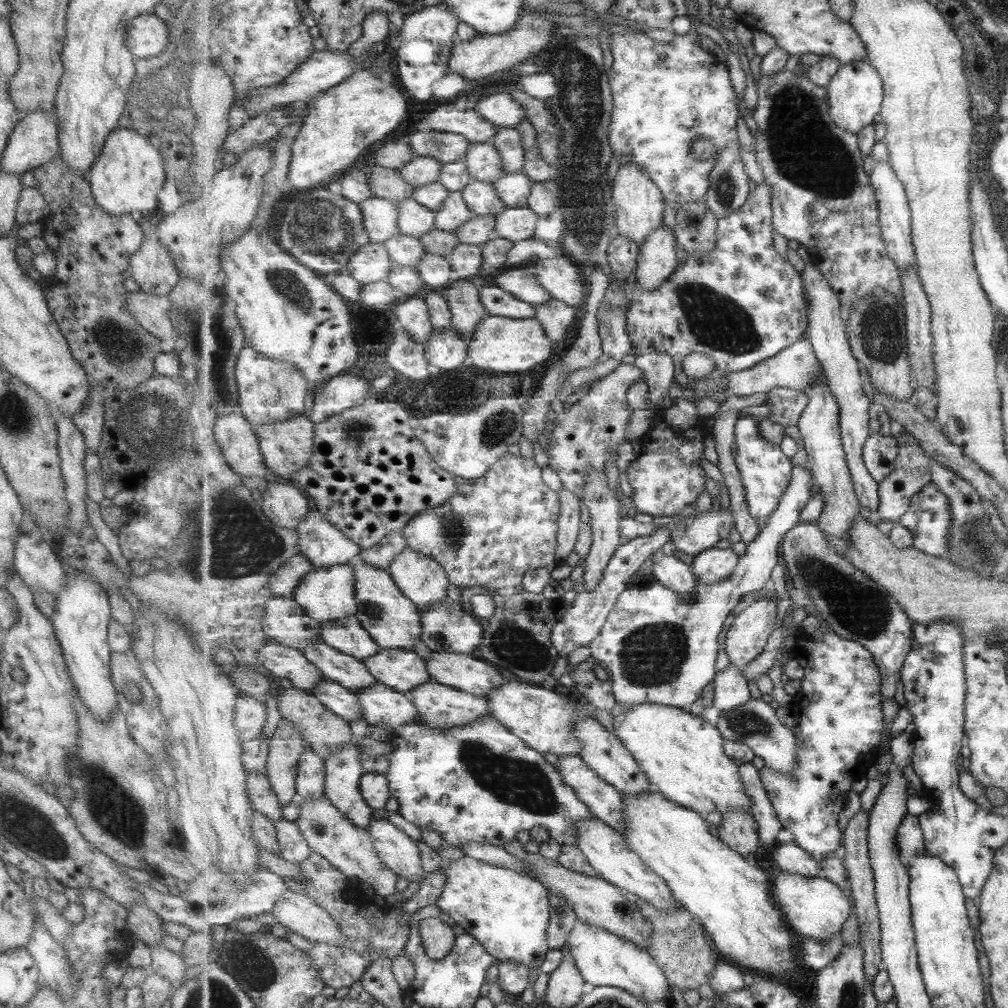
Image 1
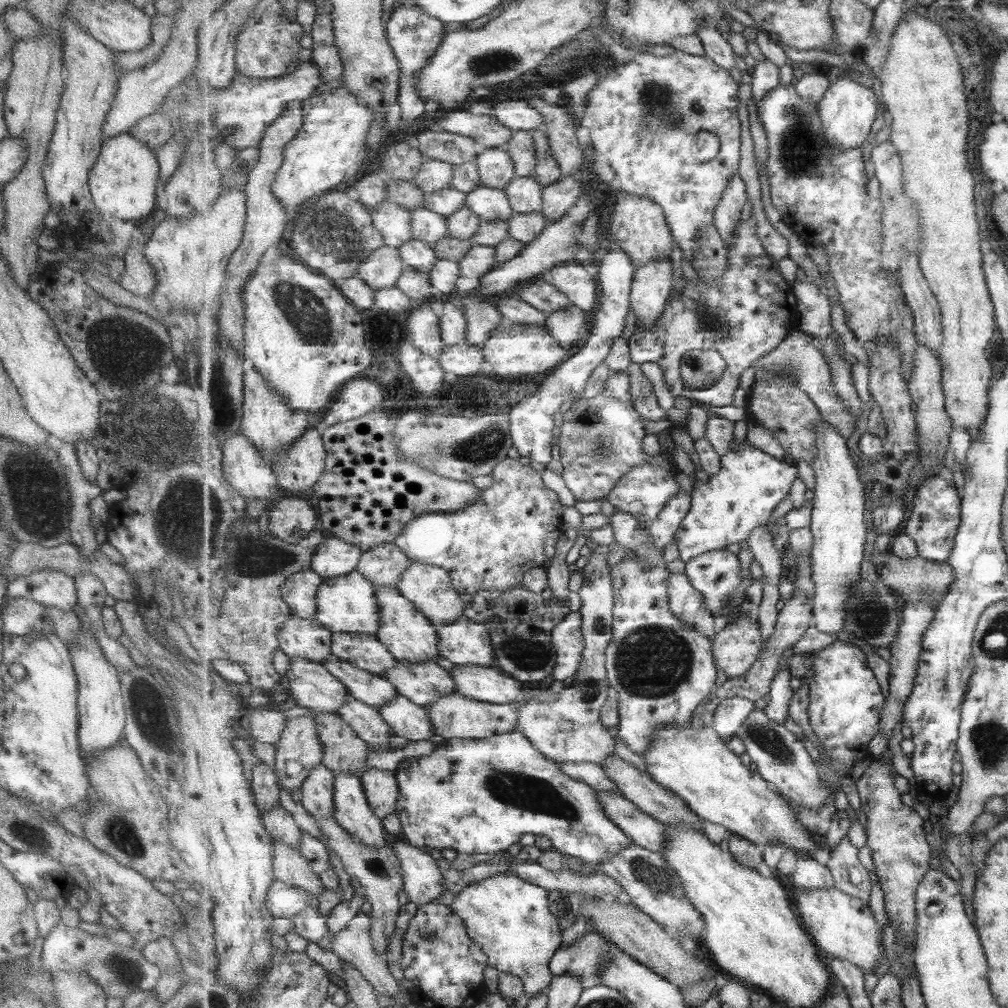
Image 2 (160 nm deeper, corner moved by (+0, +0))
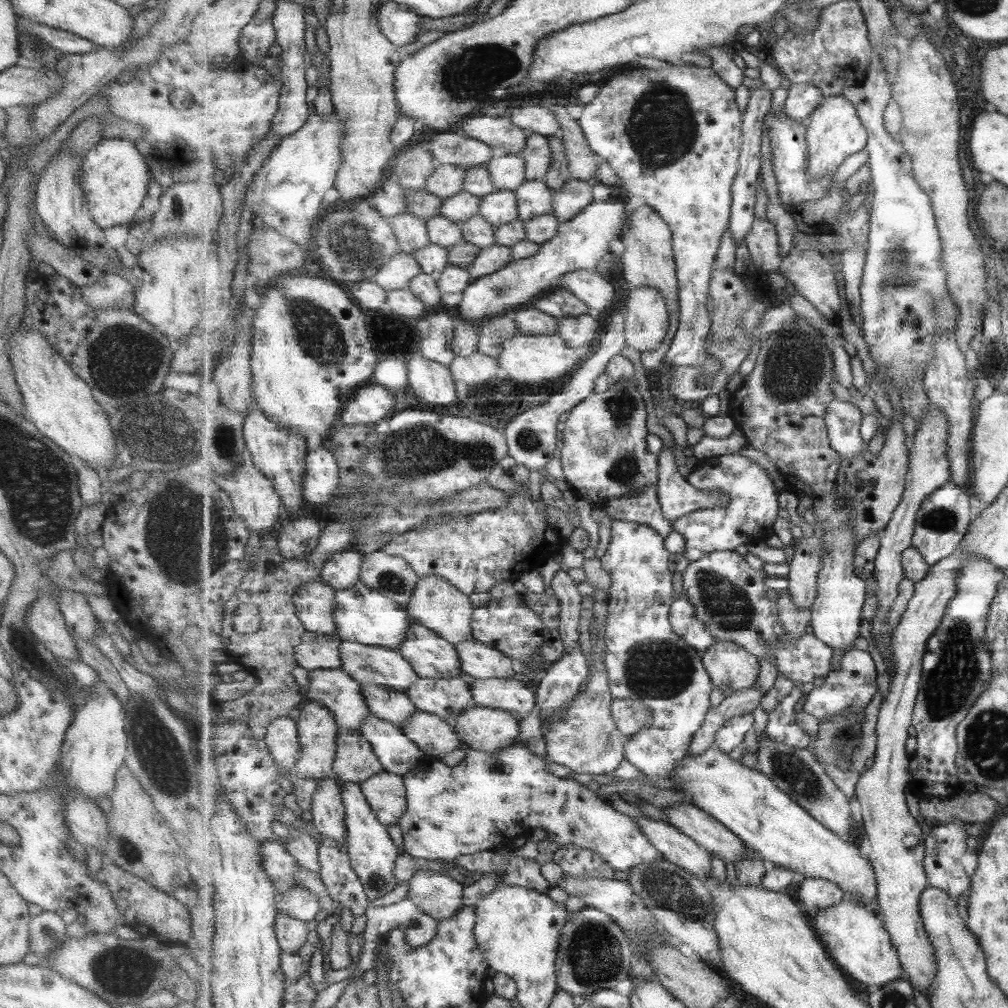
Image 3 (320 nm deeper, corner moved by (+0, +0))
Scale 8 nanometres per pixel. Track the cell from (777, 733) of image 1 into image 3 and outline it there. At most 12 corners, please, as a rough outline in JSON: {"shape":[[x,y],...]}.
{"shape":[[764,737],[760,771],[833,832],[853,832],[849,798],[809,749]]}

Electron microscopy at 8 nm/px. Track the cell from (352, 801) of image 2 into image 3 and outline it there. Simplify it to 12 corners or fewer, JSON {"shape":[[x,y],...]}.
{"shape":[[360,783],[342,797],[351,866],[370,900],[395,890],[402,849]]}

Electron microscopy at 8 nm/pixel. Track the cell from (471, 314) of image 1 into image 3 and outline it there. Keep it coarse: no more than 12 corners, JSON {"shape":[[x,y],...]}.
{"shape":[[508,314],[483,320],[479,350],[496,359],[519,334]]}

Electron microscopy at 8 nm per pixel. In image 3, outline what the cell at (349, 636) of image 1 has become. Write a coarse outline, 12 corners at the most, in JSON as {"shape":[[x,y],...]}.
{"shape":[[342,642],[342,669],[361,685],[407,693],[419,681],[399,651]]}

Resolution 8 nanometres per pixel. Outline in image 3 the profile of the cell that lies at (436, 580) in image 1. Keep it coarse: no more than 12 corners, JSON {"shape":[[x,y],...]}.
{"shape":[[420,578],[406,611],[456,646],[473,641],[471,598]]}

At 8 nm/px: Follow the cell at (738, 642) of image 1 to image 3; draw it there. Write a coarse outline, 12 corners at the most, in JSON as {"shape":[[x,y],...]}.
{"shape":[[716,642],[703,659],[725,696],[755,687],[760,660]]}

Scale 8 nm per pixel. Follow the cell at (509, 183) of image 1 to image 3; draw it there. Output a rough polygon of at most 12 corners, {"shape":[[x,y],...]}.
{"shape":[[532,180],[514,192],[520,219],[553,213],[554,190]]}

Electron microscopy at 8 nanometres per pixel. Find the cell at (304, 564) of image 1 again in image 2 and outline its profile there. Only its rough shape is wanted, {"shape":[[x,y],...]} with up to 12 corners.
{"shape":[[312,568],[282,586],[299,618],[317,620],[317,593],[326,581]]}

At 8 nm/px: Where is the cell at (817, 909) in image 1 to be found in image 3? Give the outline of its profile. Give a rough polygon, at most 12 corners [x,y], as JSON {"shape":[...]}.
{"shape":[[842,900],[813,920],[859,985],[903,976],[891,933],[871,909]]}

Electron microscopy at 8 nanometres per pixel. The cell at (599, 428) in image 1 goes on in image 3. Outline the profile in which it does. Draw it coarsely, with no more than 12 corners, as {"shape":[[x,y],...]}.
{"shape":[[635,381],[574,407],[559,452],[604,509],[660,479]]}

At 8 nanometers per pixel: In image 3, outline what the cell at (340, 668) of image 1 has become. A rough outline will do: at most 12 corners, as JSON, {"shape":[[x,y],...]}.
{"shape":[[361,685],[373,715],[402,728],[418,711],[405,692]]}

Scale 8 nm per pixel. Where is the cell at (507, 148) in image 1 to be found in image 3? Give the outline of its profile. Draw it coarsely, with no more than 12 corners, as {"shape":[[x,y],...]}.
{"shape":[[531,134],[521,155],[528,180],[544,180],[553,161],[549,139]]}

